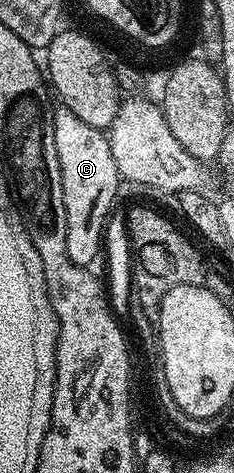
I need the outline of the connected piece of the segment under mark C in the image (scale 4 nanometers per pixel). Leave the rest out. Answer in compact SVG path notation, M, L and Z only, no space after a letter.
M63 106L53 109L53 125L55 126L55 154L59 154L59 174L63 178L63 210L67 210L67 254L71 262L80 268L89 268L92 260L102 255L105 226L109 221L117 203L117 184L122 183L121 175L117 173L115 158L111 154L109 137L95 126L87 126L83 118L71 114Z

